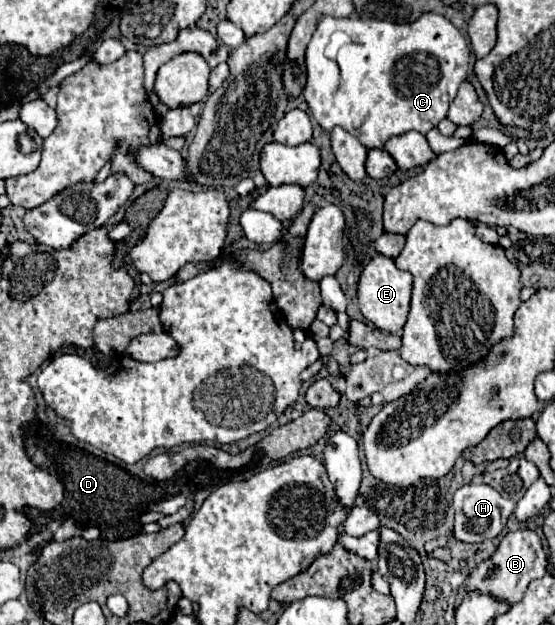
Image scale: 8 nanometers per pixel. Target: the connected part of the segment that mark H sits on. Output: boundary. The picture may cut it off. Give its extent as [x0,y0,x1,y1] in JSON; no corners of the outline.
[454,483,516,543]

